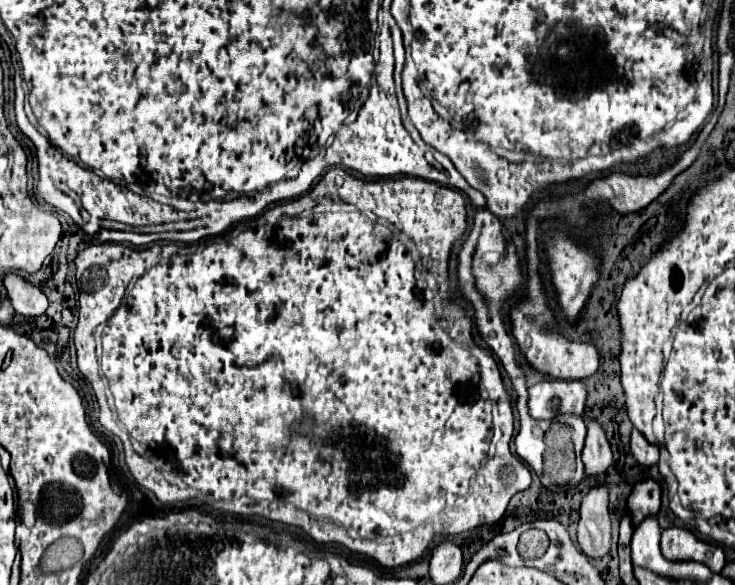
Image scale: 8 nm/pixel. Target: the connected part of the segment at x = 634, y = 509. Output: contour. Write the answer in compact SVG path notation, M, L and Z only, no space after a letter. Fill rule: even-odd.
M645 478L633 486L633 492L627 502L627 510L633 516L633 524L637 526L645 516L657 514L661 506L661 484L653 478Z

